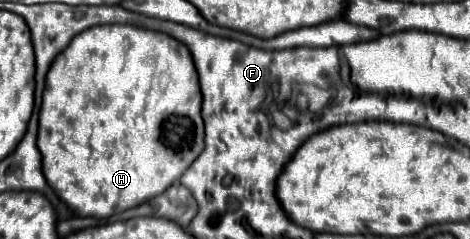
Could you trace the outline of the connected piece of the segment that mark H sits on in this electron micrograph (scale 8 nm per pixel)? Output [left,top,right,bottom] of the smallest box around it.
[37,25,203,217]

